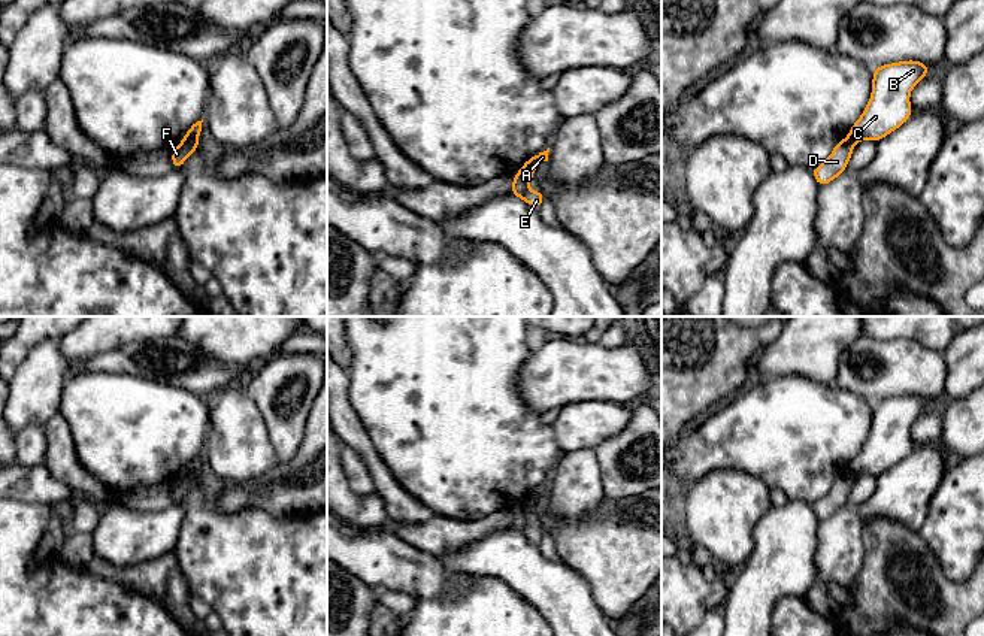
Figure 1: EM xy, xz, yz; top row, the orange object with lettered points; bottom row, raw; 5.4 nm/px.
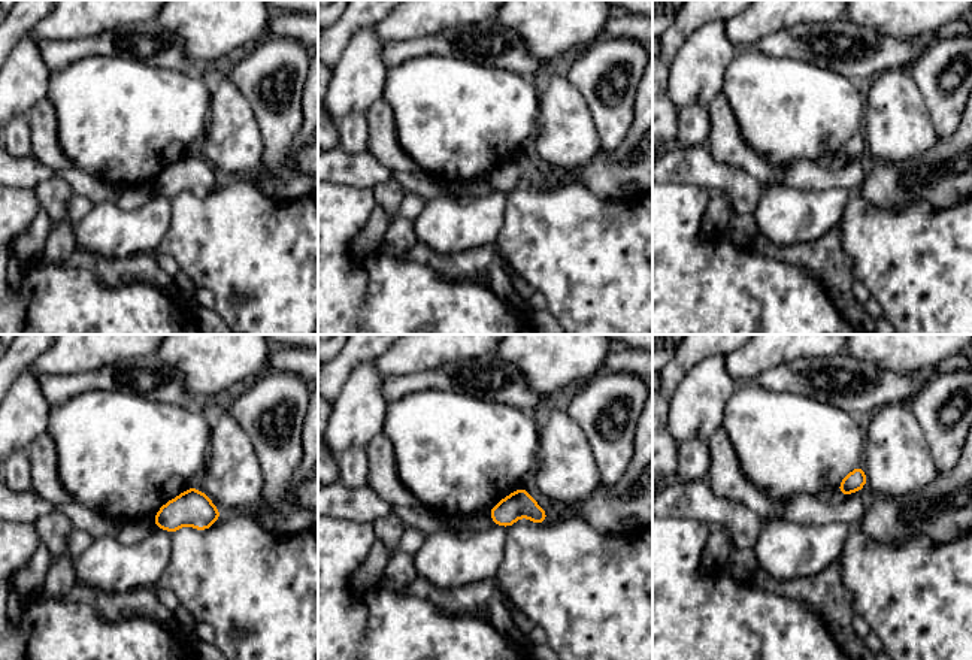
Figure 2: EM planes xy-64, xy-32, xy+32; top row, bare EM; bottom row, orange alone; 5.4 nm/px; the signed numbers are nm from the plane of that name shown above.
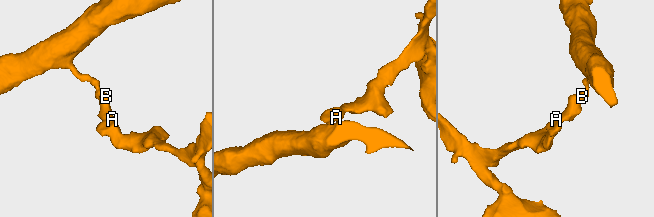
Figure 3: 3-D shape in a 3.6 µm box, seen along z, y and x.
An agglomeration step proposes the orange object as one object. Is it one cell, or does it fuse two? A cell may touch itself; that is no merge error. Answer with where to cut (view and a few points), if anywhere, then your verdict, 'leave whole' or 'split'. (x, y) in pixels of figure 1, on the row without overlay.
cut in xy along (184, 472), (197, 475); split

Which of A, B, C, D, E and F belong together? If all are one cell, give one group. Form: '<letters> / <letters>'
A D F / B C E

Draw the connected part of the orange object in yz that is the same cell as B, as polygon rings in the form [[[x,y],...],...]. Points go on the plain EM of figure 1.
[[[917,394],[882,399],[874,403],[872,428],[860,452],[850,463],[854,476],[879,476],[903,460],[912,449],[911,424],[930,408]]]

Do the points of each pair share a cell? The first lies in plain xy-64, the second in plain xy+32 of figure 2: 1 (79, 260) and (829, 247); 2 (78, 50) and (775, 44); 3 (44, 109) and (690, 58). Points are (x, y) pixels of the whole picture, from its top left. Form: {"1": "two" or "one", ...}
{"1": "one", "2": "one", "3": "two"}

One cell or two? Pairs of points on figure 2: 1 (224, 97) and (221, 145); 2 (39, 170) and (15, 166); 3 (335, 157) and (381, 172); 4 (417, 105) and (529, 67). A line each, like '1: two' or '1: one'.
1: one
2: one
3: one
4: two

